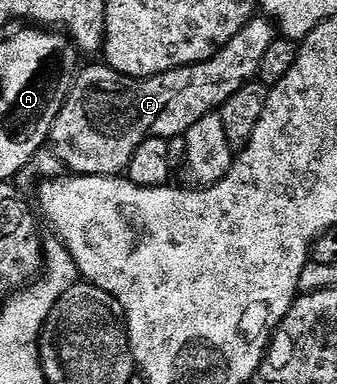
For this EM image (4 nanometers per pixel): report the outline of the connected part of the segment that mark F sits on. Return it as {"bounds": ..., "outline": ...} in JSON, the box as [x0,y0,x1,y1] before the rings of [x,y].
{"bounds":[51,17,277,176],"outline":[[[254,17],[217,55],[148,79],[131,79],[107,65],[81,66],[53,118],[51,154],[69,172],[78,175],[119,176],[142,141],[171,141],[183,136],[203,115],[213,114],[238,89],[253,82],[260,74],[266,49],[277,37],[271,19]]]}

